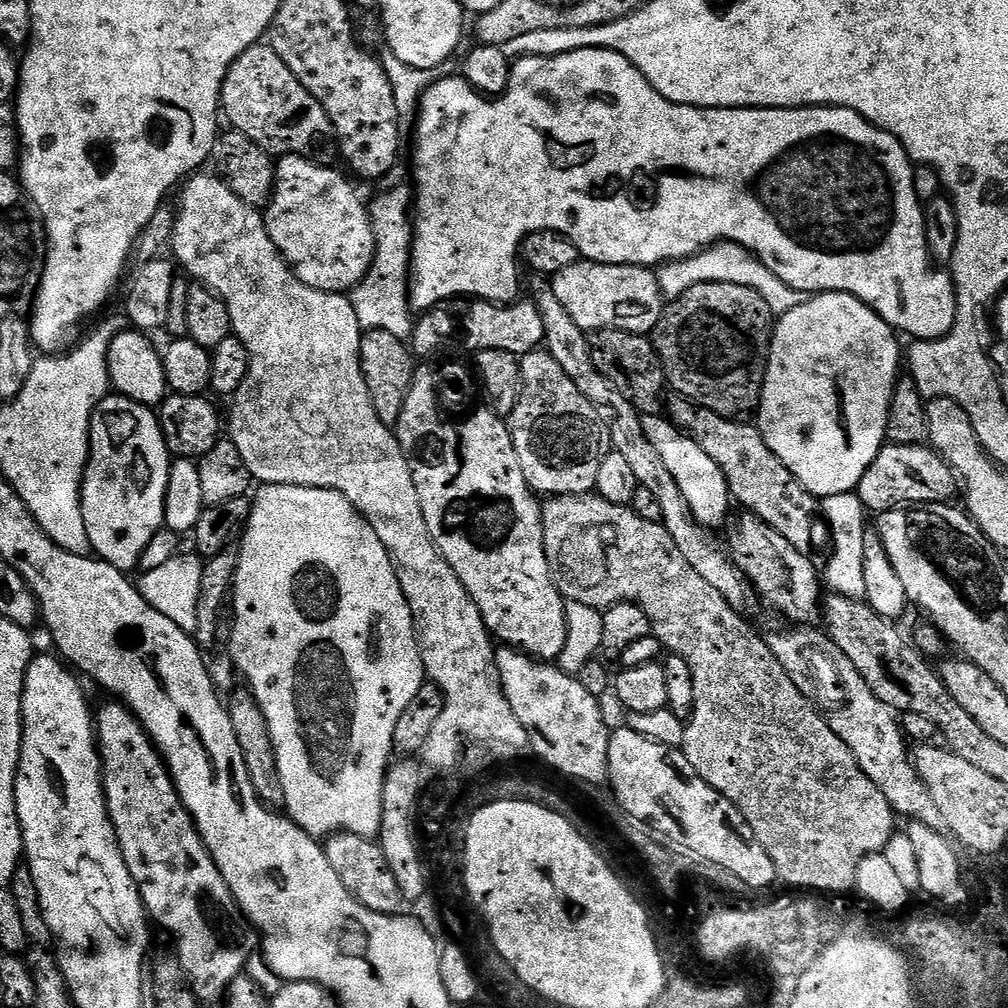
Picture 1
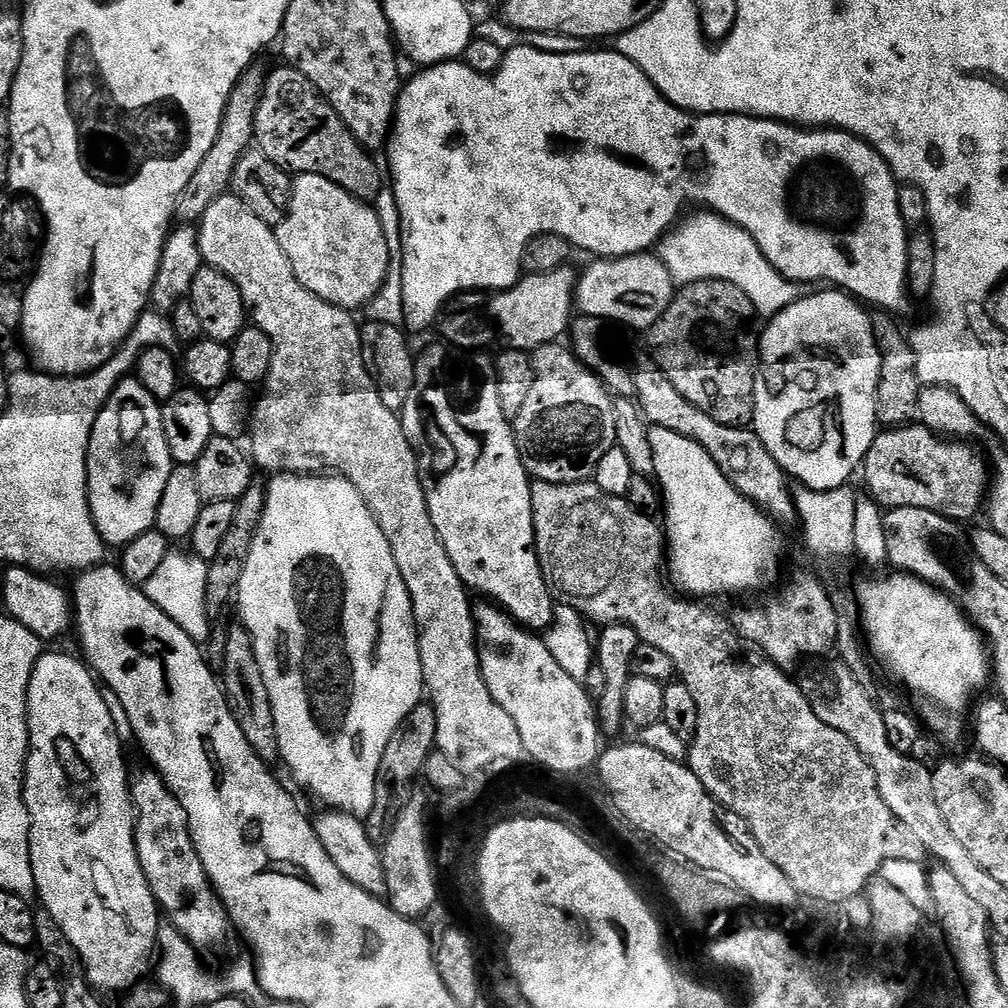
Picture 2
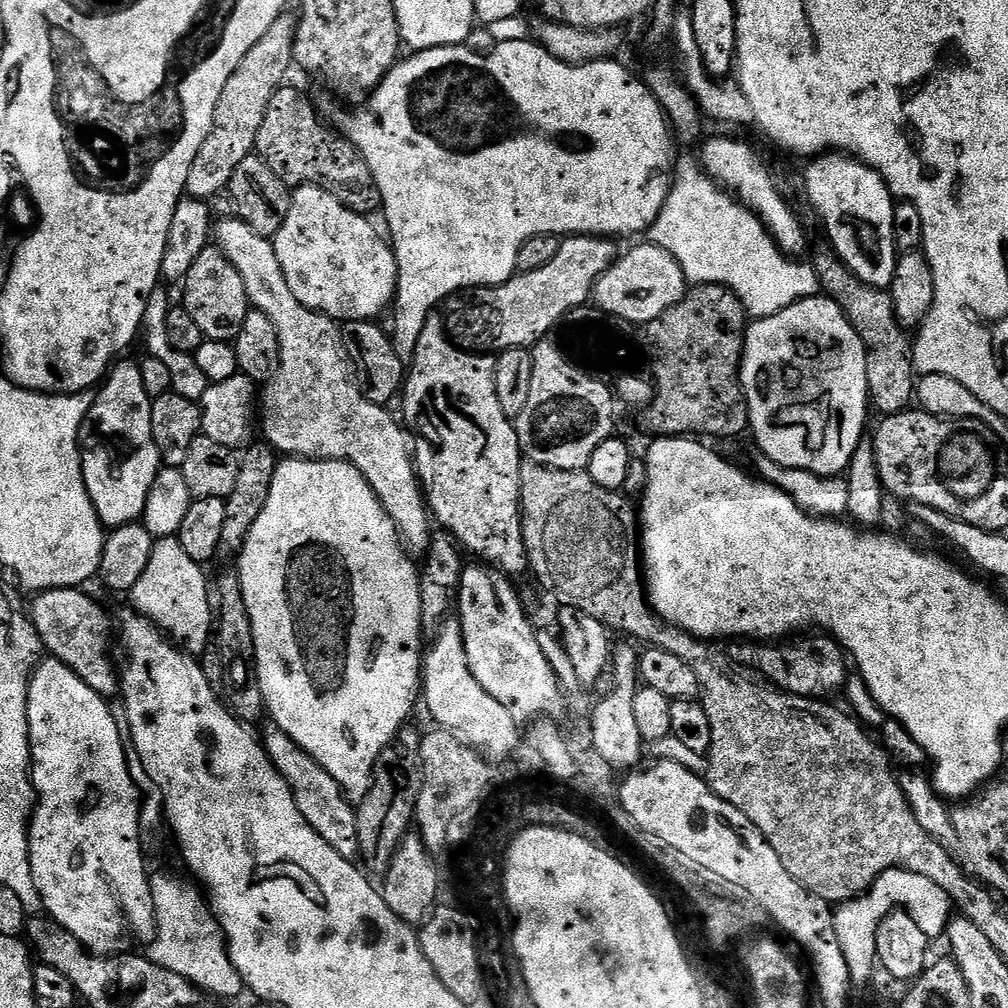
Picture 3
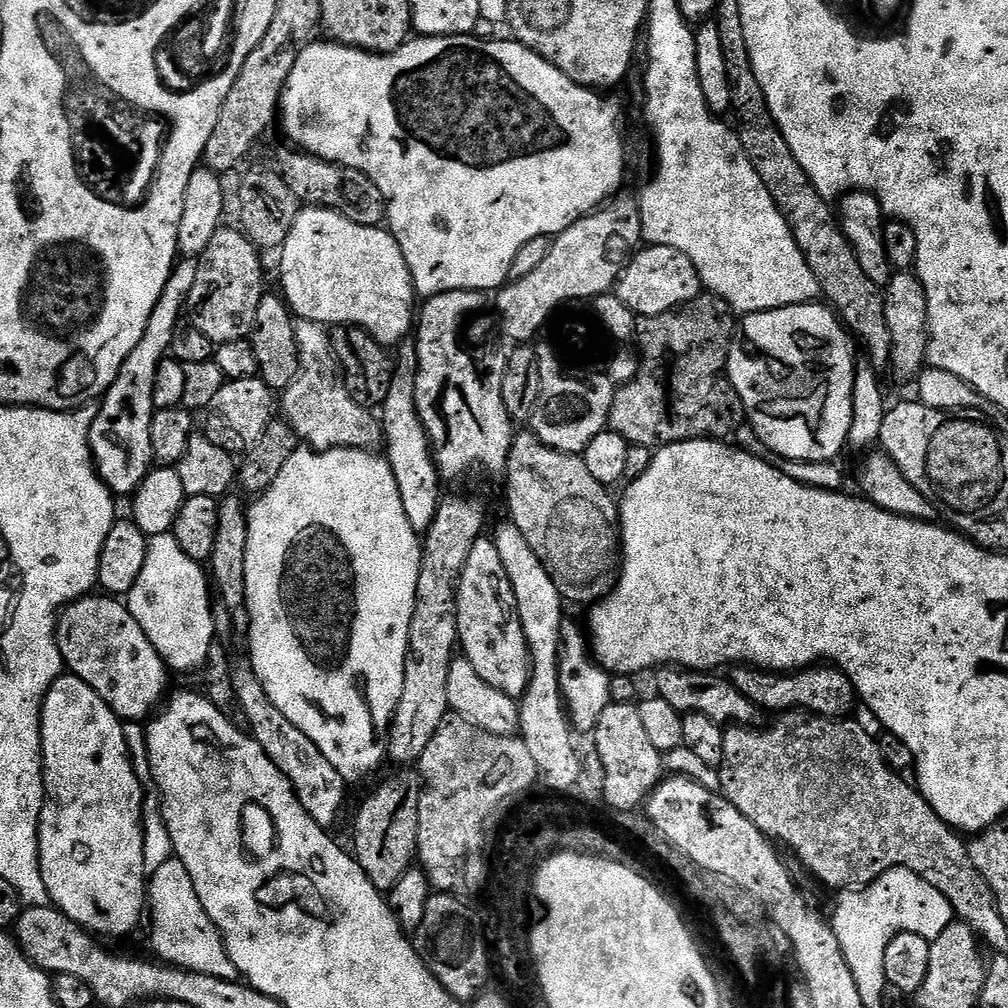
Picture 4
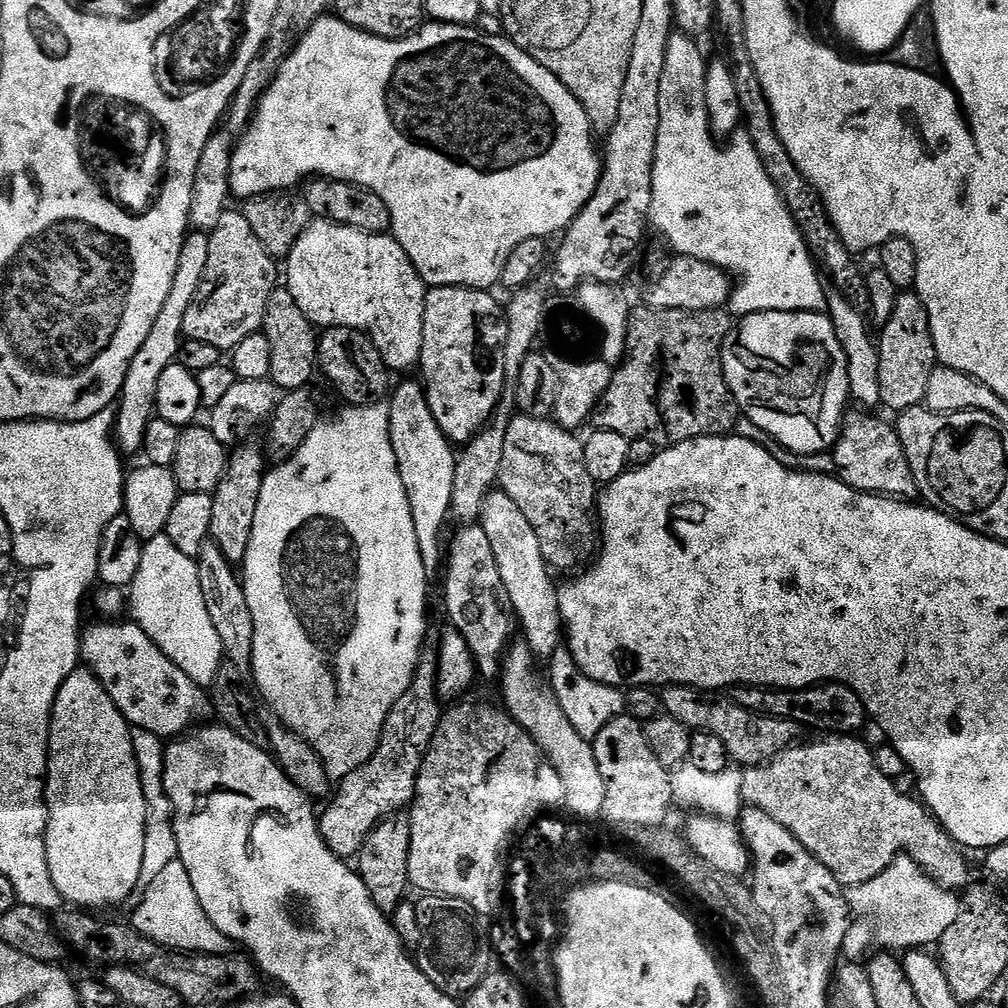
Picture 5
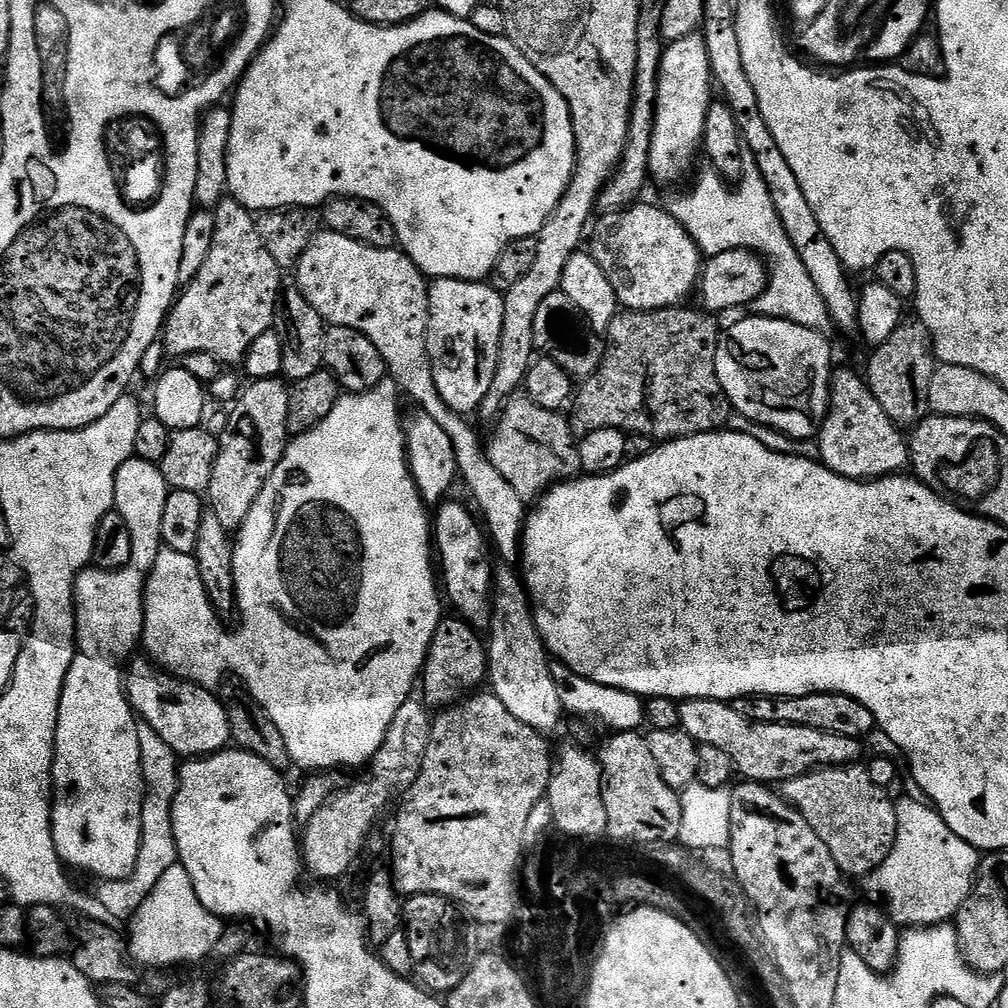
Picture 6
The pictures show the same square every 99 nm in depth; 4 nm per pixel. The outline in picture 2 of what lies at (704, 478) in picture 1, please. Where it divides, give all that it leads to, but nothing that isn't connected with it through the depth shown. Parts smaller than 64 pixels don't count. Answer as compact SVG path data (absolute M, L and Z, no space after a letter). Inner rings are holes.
M655 426L649 427L648 437L650 450L654 450L654 480L662 497L662 513L668 519L666 572L671 583L689 597L708 598L704 596L736 596L739 592L756 592L767 580L774 579L780 568L780 555L784 552L781 525L754 501L744 497L724 477L722 470L718 470L714 458L710 458L698 442L682 438L682 434L674 434L674 430Z

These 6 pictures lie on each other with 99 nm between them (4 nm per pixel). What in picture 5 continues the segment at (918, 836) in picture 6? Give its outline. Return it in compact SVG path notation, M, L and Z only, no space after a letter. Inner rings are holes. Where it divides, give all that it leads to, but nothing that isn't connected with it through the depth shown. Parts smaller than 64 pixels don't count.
M905 855L897 856L890 867L878 874L878 878L855 885L853 892L856 893L851 893L850 904L854 909L854 919L848 925L843 951L852 962L863 961L875 948L924 950L939 945L942 934L946 934L954 918L958 918L961 902L955 891L940 887Z

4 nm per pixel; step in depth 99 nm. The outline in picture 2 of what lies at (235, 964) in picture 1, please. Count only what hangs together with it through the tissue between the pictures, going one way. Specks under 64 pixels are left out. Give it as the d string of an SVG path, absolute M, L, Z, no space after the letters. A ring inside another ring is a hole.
M154 770L140 772L131 777L130 793L135 817L136 850L138 862L142 866L142 874L146 874L146 882L154 894L160 911L166 917L171 927L177 928L198 950L204 948L220 948L228 940L228 931L233 931L234 925L228 918L220 895L212 889L210 878L198 858L198 850L190 838L188 816L182 810L178 798L164 785L164 779Z

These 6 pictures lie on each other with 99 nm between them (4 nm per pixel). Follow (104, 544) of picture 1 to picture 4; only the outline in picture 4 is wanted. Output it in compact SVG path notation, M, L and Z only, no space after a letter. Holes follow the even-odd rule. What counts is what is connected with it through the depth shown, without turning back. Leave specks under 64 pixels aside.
M184 258L173 268L166 282L166 290L162 290L162 298L158 298L158 306L150 314L150 322L146 322L146 334L130 350L130 358L122 362L122 370L118 370L118 378L108 387L99 401L100 409L90 426L88 444L92 448L92 459L100 479L117 497L131 497L147 478L154 461L150 450L150 422L152 421L152 399L154 398L154 374L158 374L158 366L170 353L170 338L174 338L174 330L182 323L182 313L185 311L190 290L194 290L194 278L198 278L198 263L195 259Z

